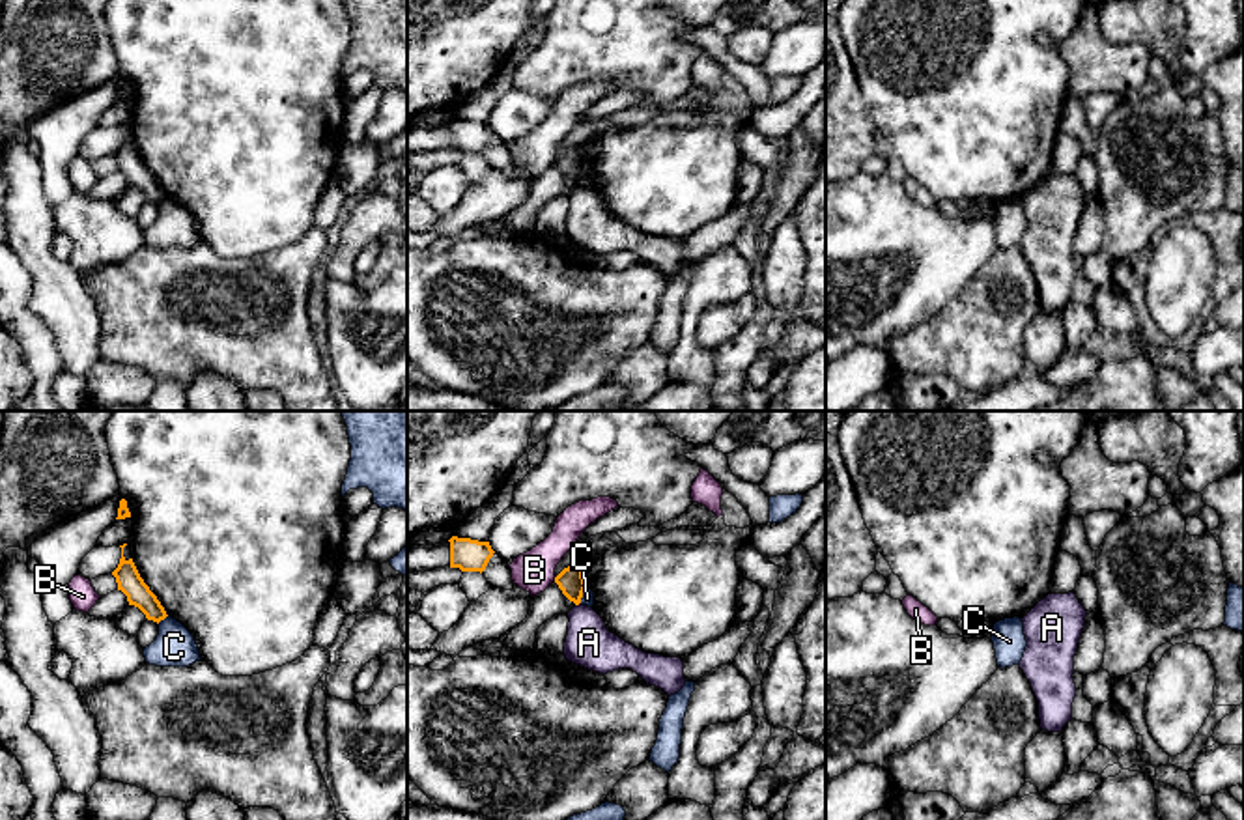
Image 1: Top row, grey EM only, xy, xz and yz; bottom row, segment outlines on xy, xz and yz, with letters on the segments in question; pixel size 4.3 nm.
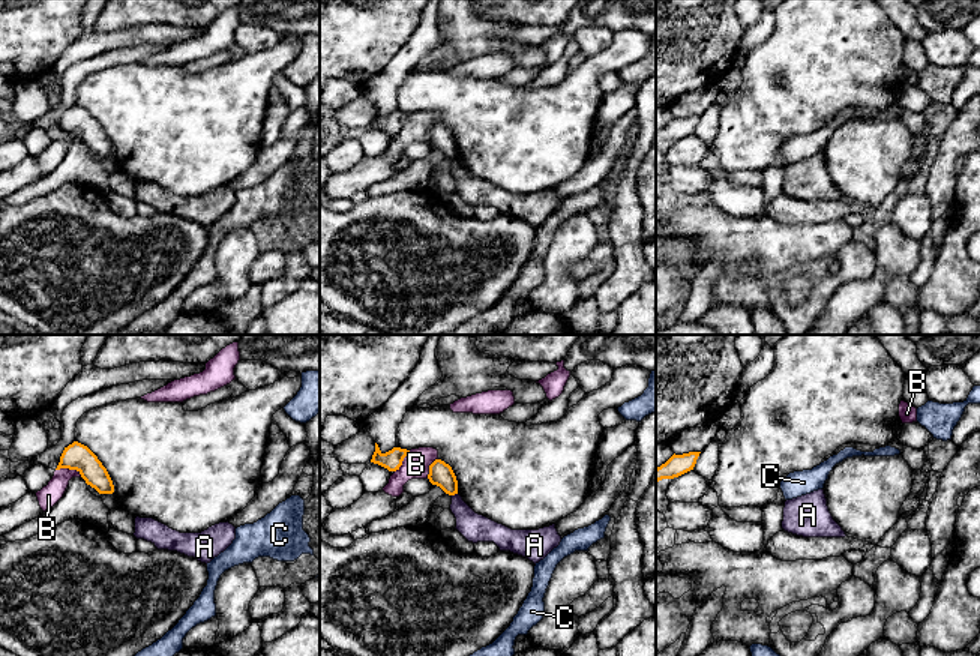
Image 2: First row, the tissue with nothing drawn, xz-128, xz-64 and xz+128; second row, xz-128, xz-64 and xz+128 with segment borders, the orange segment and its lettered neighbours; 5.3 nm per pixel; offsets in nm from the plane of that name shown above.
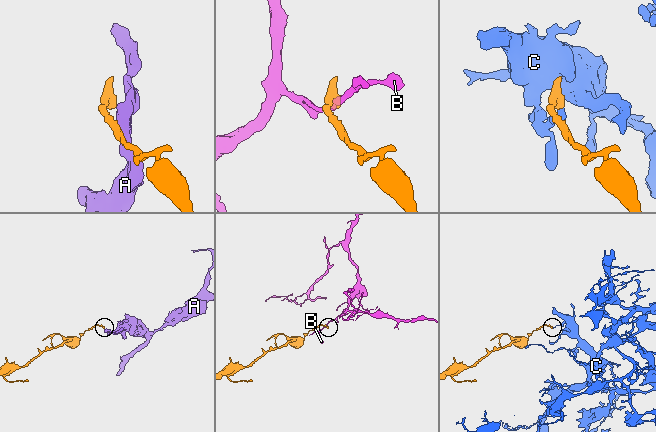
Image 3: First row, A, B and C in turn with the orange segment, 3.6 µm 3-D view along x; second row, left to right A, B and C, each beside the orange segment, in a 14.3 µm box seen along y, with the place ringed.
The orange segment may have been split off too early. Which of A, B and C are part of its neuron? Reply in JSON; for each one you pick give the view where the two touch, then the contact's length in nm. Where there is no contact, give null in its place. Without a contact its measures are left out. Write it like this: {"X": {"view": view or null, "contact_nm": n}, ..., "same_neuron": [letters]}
{"same_neuron": []}

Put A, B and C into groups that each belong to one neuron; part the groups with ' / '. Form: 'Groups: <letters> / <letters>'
Groups: A / B / C

